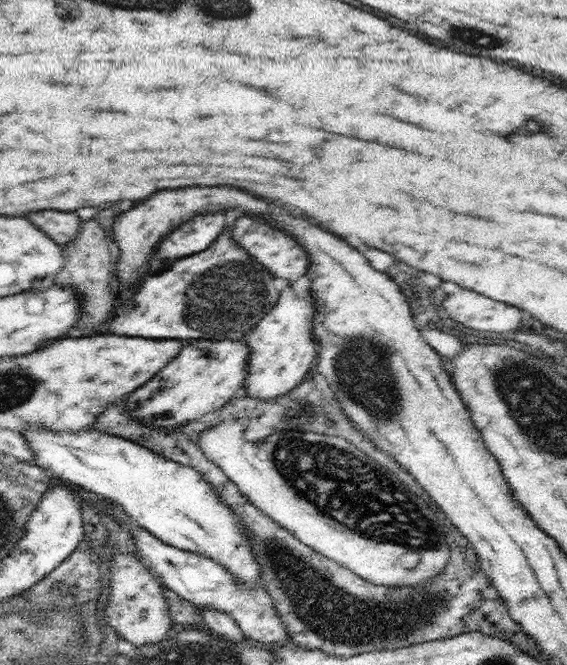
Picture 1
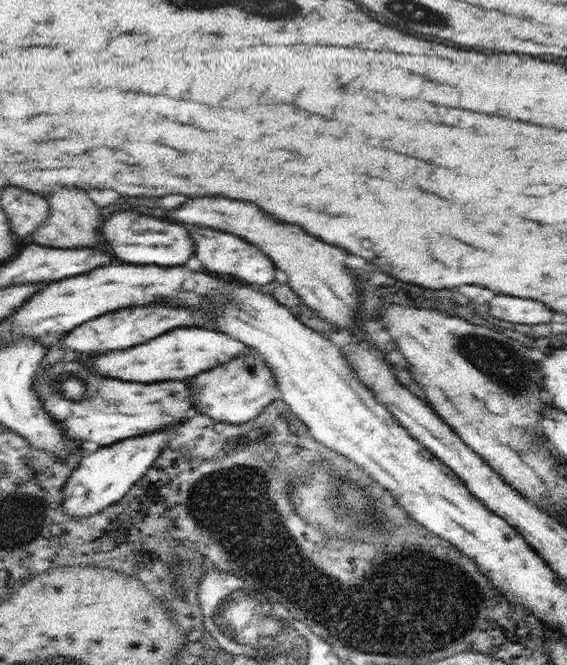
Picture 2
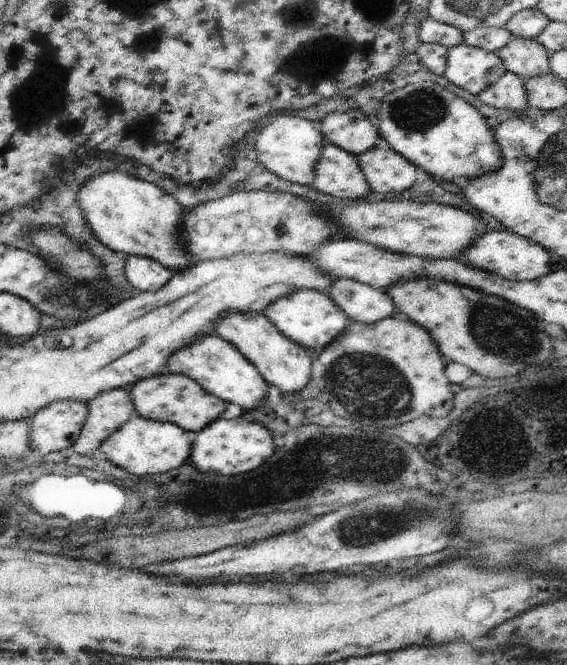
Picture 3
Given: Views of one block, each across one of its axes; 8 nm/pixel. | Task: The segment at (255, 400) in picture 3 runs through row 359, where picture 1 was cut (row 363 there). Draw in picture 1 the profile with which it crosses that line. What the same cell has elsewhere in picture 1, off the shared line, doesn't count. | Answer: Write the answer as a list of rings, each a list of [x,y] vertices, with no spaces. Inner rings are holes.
[[[186,340],[180,356],[166,364],[156,376],[144,386],[125,396],[128,414],[152,428],[182,426],[194,418],[202,418],[218,408],[222,408],[231,397],[242,390],[248,375],[250,346],[246,340]]]

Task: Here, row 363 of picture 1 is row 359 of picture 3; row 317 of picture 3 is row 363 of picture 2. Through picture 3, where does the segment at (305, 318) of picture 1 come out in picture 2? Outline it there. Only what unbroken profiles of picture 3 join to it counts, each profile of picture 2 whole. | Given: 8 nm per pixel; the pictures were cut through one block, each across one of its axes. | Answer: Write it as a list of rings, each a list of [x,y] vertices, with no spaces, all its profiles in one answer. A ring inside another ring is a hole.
[[[246,348],[236,360],[220,364],[216,368],[192,377],[192,405],[198,413],[228,424],[242,424],[254,420],[278,394],[277,382],[272,370],[266,366],[264,358]]]

